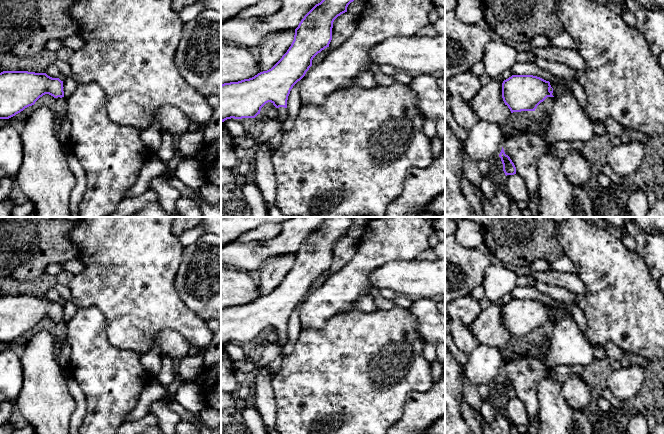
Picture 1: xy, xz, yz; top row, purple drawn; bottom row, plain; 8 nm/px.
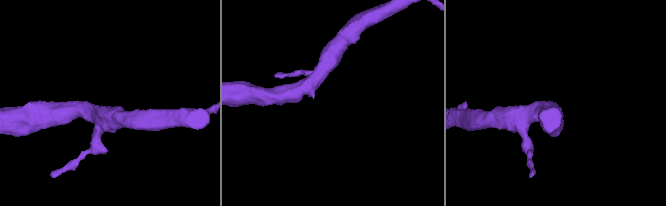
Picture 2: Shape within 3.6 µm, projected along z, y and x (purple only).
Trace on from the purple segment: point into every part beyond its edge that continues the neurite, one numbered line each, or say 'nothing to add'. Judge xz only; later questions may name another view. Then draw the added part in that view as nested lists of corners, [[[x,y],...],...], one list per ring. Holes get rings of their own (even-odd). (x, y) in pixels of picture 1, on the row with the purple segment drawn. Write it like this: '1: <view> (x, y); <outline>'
1: xz (282, 113); [[[284,107],[277,108],[277,116],[276,119],[280,122],[284,122],[287,119],[288,110]]]

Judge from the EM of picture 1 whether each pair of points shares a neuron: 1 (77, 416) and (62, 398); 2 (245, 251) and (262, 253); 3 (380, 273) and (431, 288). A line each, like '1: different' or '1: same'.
1: different
2: same
3: same

